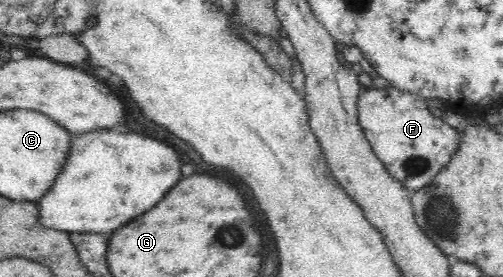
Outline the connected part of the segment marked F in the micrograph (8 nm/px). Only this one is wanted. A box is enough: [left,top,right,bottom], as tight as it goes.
[357,85,459,192]

